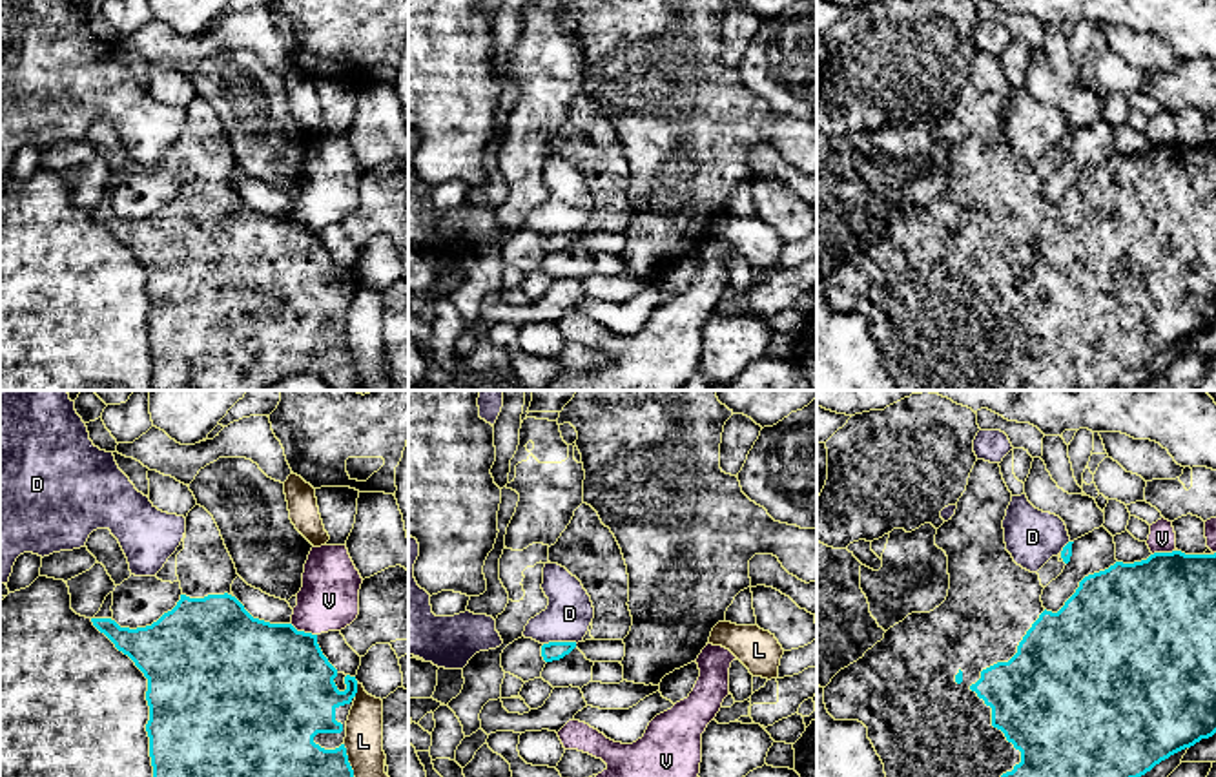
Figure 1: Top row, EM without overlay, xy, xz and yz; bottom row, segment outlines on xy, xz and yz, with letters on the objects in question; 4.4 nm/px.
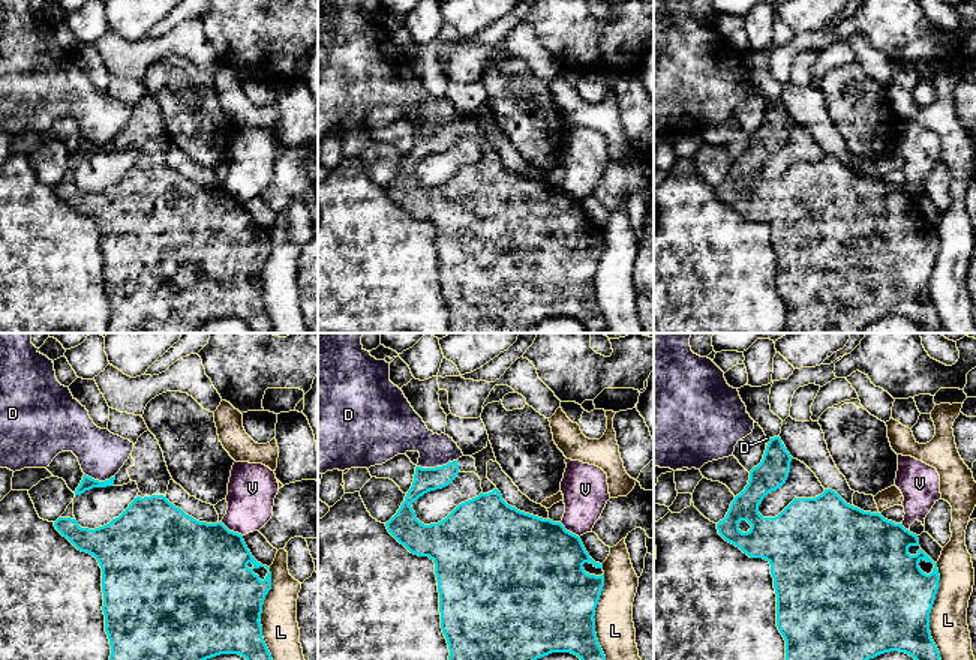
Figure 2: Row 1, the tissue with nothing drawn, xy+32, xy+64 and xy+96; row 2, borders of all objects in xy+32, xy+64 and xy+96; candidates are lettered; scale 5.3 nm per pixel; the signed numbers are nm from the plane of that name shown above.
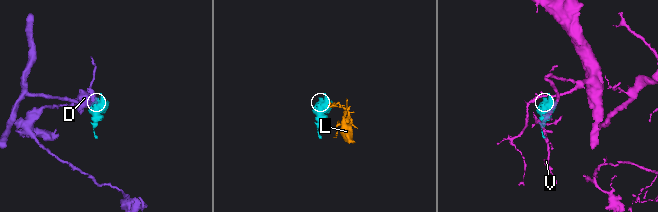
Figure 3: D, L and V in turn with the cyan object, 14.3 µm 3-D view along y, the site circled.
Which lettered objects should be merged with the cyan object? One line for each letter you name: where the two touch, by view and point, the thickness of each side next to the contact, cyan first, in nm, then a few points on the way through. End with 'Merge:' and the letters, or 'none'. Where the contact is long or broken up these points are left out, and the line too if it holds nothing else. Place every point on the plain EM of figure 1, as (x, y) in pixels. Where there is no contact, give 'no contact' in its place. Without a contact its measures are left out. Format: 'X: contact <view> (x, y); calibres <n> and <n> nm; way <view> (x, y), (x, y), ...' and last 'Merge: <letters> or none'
Merge: none

